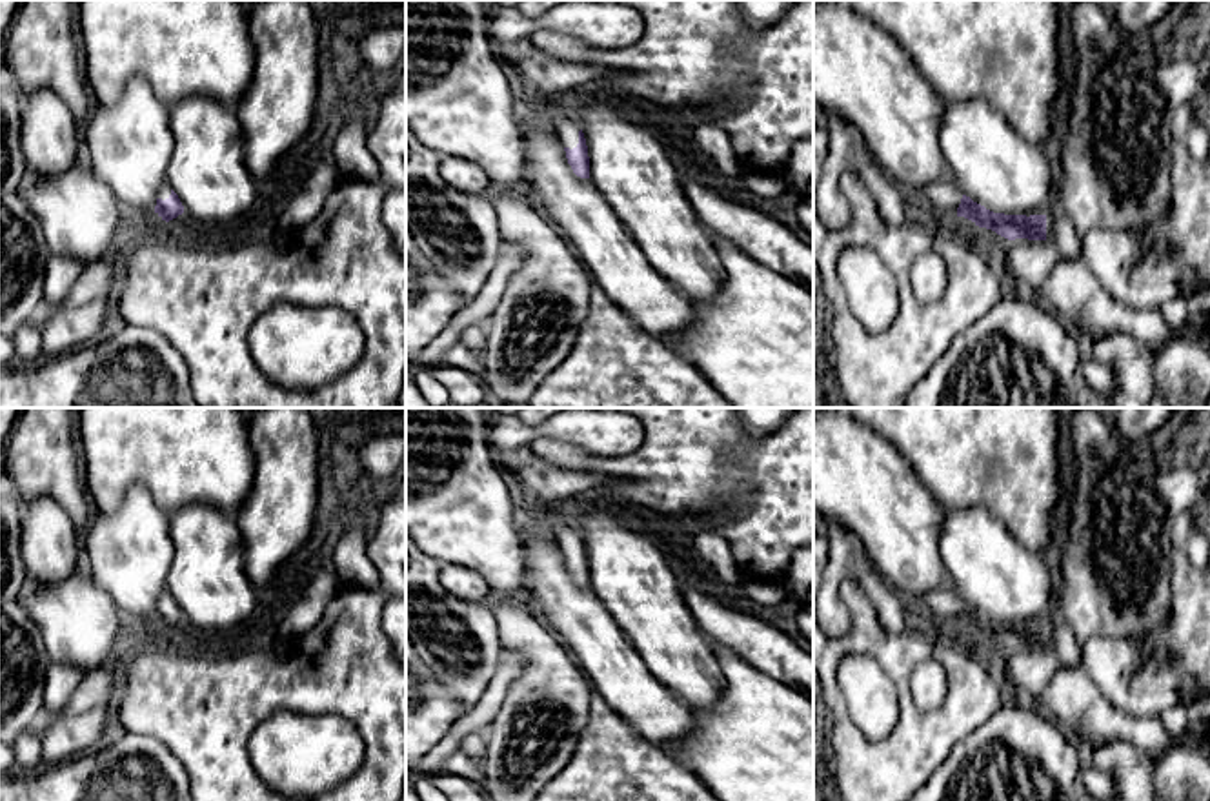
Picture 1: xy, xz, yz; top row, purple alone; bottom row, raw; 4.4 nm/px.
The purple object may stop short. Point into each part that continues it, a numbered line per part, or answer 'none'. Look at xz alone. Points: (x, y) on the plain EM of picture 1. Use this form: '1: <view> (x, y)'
1: xz (559, 519)

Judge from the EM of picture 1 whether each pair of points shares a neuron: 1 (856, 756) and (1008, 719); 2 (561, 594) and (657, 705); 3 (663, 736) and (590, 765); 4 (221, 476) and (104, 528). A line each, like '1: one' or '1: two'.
1: two
2: one
3: two
4: two

